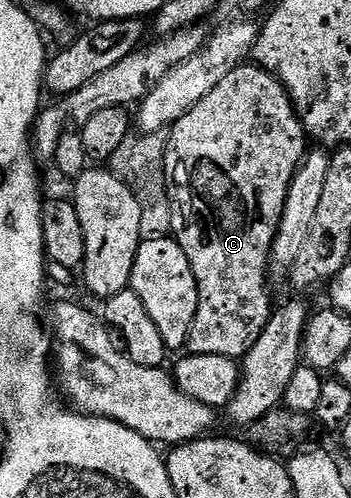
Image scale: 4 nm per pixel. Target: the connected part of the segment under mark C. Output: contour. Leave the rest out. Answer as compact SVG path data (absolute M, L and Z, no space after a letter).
M243 63L237 65L188 115L184 115L175 125L170 126L166 139L166 186L168 187L168 199L172 203L172 227L170 228L173 240L188 255L188 263L192 267L192 275L196 275L196 287L198 288L198 306L196 307L196 319L192 319L192 327L188 338L190 353L200 355L224 355L241 359L247 351L260 339L264 327L268 323L272 312L270 305L270 289L266 286L266 276L272 273L270 252L272 243L276 239L276 231L280 227L280 215L284 215L284 199L288 199L288 187L296 175L296 171L302 166L302 160L308 152L308 134L306 128L300 123L298 113L294 109L292 99L283 85L273 77L266 69L257 63Z

